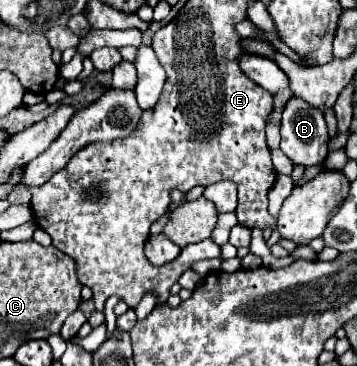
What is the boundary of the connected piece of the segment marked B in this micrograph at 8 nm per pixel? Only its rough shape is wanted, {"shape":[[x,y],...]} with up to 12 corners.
{"shape":[[293,96],[281,150],[303,168],[327,158],[323,114]]}

